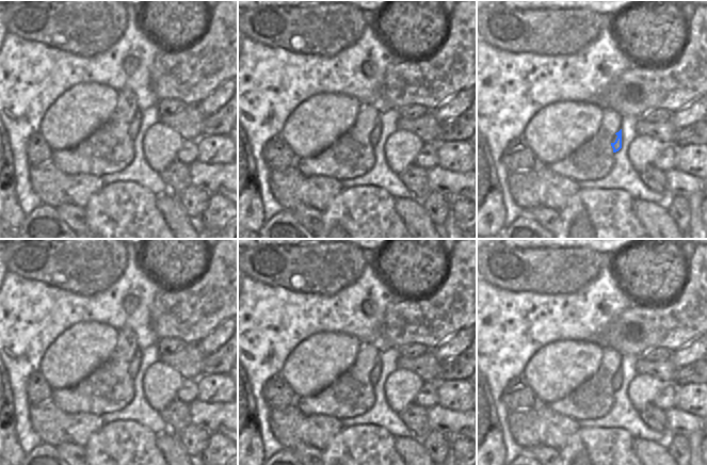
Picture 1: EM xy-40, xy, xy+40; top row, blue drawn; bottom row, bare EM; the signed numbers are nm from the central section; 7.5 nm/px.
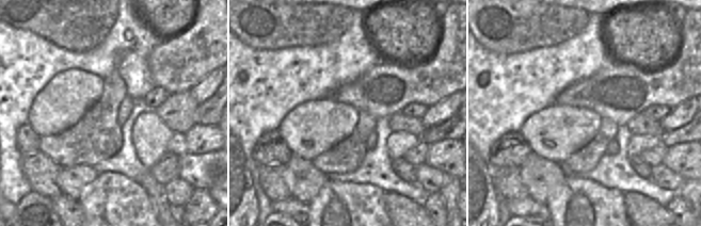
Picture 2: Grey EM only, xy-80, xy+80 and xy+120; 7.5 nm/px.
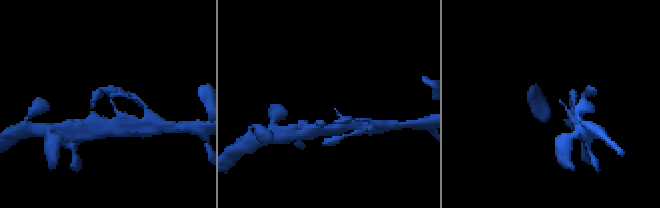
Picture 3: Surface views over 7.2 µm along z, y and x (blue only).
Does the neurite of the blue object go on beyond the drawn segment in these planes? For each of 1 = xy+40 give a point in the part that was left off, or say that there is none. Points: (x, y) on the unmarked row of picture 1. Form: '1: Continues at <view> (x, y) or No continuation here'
1: No continuation here.

